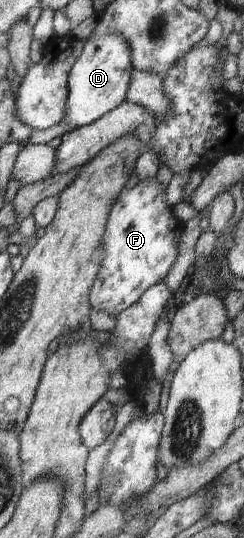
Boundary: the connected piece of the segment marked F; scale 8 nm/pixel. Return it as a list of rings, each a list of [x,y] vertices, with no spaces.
[[[157,179],[138,181],[134,188],[124,189],[112,206],[102,238],[100,270],[90,287],[89,300],[94,312],[106,312],[115,318],[138,302],[145,290],[164,283],[172,270],[184,221],[177,220],[173,207],[168,206],[166,189]]]

